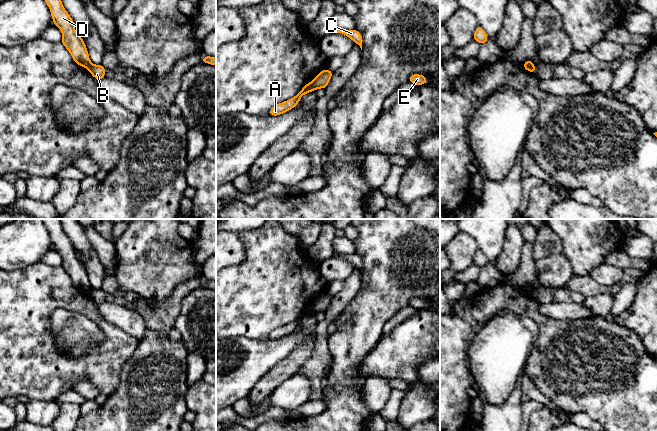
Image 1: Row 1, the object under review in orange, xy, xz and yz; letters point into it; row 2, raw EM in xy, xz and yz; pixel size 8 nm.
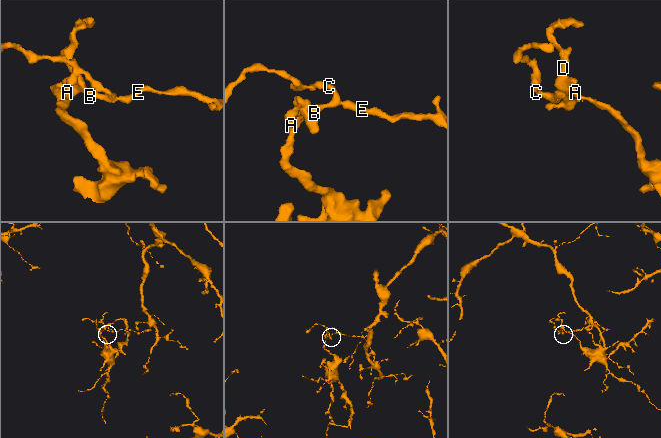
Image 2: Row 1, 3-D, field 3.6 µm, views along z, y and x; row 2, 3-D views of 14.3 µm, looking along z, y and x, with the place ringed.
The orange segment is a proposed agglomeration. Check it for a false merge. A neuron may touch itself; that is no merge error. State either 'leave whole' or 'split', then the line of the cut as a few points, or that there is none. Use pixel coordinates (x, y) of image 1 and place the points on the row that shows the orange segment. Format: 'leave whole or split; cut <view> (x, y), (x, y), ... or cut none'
split; cut xz (312, 81), (314, 89)

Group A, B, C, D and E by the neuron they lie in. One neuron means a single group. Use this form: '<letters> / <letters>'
A D / B C E

